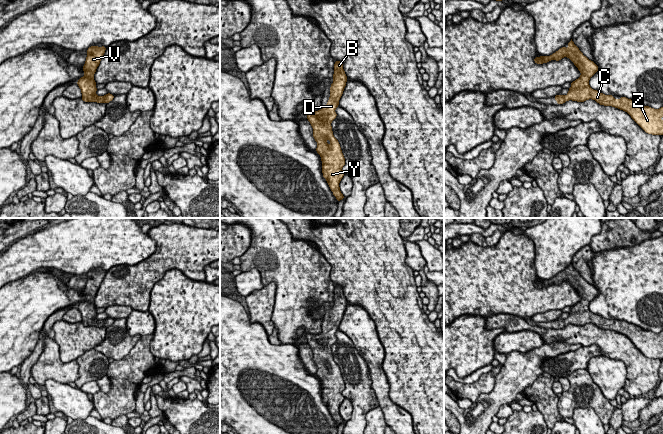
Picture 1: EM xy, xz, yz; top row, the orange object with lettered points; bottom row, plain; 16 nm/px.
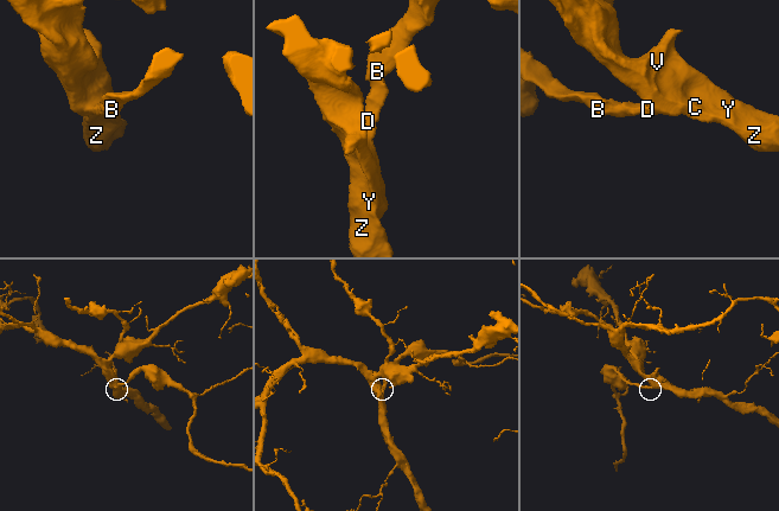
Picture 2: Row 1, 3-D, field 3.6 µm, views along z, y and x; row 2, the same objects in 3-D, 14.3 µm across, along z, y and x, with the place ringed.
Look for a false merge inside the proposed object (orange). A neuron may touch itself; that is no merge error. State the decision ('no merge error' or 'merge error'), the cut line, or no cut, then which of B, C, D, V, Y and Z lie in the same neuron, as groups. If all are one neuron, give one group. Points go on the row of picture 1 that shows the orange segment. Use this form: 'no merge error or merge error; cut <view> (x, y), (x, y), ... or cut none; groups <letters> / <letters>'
no merge error; cut none; groups B C D V Y Z

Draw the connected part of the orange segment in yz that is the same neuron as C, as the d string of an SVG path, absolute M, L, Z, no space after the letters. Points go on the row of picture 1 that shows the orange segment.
M572 39L568 42L567 48L563 46L550 56L536 57L534 58L534 62L536 64L543 64L551 60L559 61L563 57L569 58L574 63L580 71L581 76L571 82L571 87L567 95L554 96L558 105L564 104L569 100L584 102L592 99L600 105L612 106L627 112L646 133L663 135L663 121L661 120L663 116L663 106L660 109L654 109L624 96L620 99L615 99L613 95L605 95L589 86L590 78L599 70L599 67L583 55Z

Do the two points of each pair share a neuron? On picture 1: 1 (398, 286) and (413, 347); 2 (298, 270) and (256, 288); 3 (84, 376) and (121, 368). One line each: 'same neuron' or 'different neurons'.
1: same neuron
2: different neurons
3: different neurons

